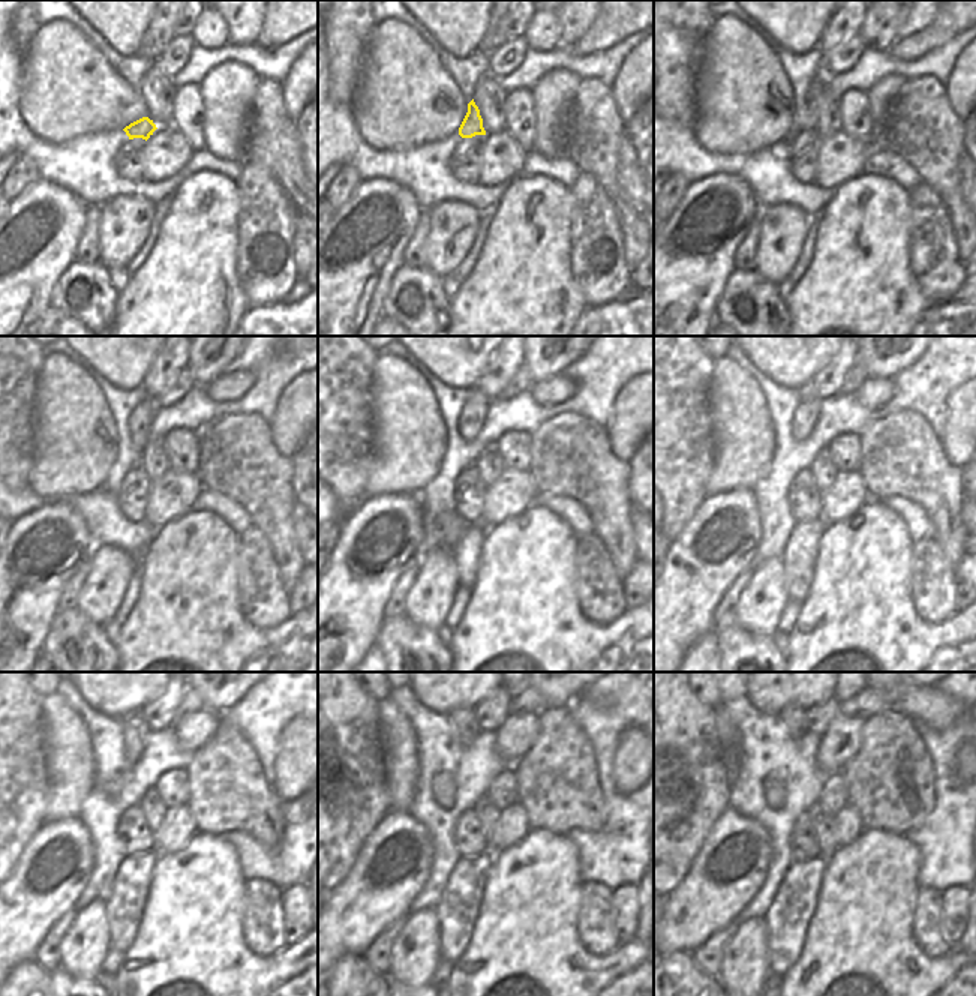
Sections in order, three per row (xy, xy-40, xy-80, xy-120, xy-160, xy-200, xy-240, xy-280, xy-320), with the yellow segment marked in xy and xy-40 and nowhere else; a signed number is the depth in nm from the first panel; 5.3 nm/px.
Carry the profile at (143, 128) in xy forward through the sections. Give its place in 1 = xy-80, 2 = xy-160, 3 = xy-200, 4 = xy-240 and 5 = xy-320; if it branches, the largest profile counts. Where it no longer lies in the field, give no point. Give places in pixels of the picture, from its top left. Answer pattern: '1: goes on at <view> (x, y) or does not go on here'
1: goes on at xy-80 (814, 90)
2: goes on at xy-160 (473, 414)
3: goes on at xy-200 (805, 416)
4: goes on at xy-240 (134, 726)
5: goes on at xy-320 (792, 716)

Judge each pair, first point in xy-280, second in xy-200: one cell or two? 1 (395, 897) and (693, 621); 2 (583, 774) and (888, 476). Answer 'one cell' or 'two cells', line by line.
1: one cell
2: one cell

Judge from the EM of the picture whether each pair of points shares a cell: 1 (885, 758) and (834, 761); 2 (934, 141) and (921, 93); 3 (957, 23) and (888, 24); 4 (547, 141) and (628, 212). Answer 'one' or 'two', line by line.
1: two
2: one
3: two
4: two

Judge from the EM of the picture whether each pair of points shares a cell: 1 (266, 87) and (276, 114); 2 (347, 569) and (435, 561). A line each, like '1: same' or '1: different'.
1: same
2: different

